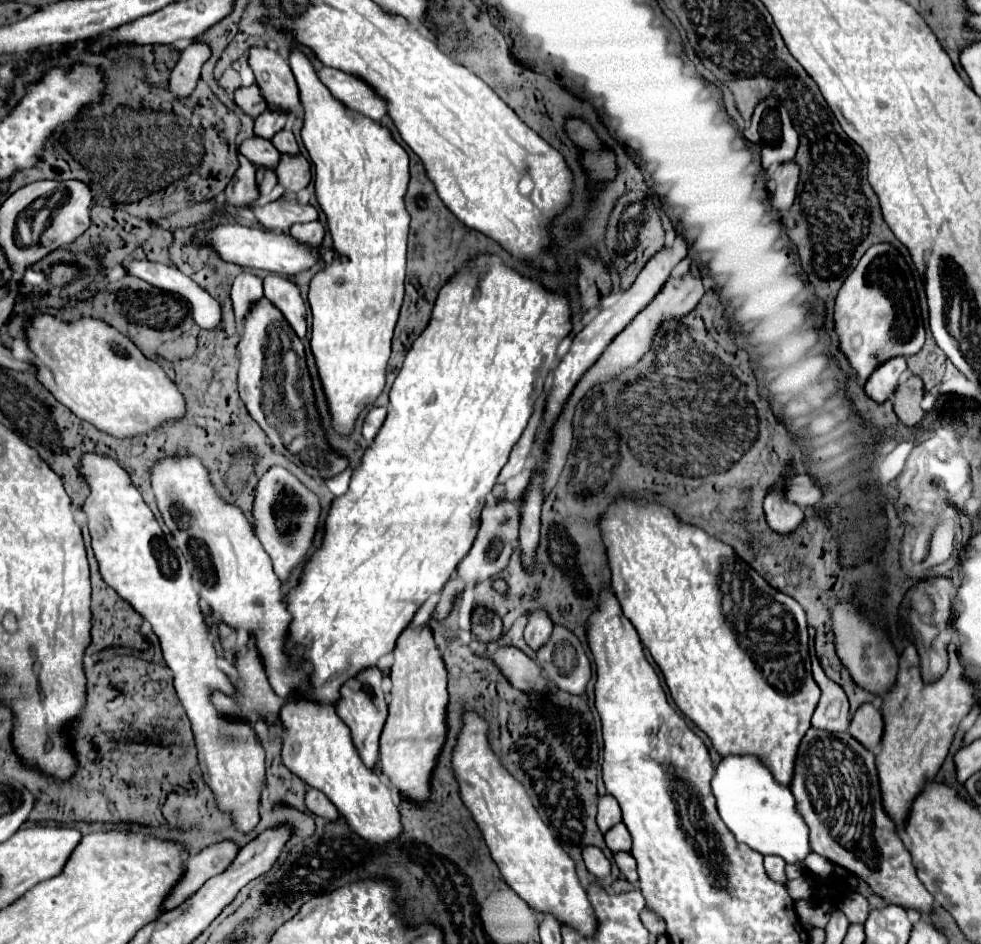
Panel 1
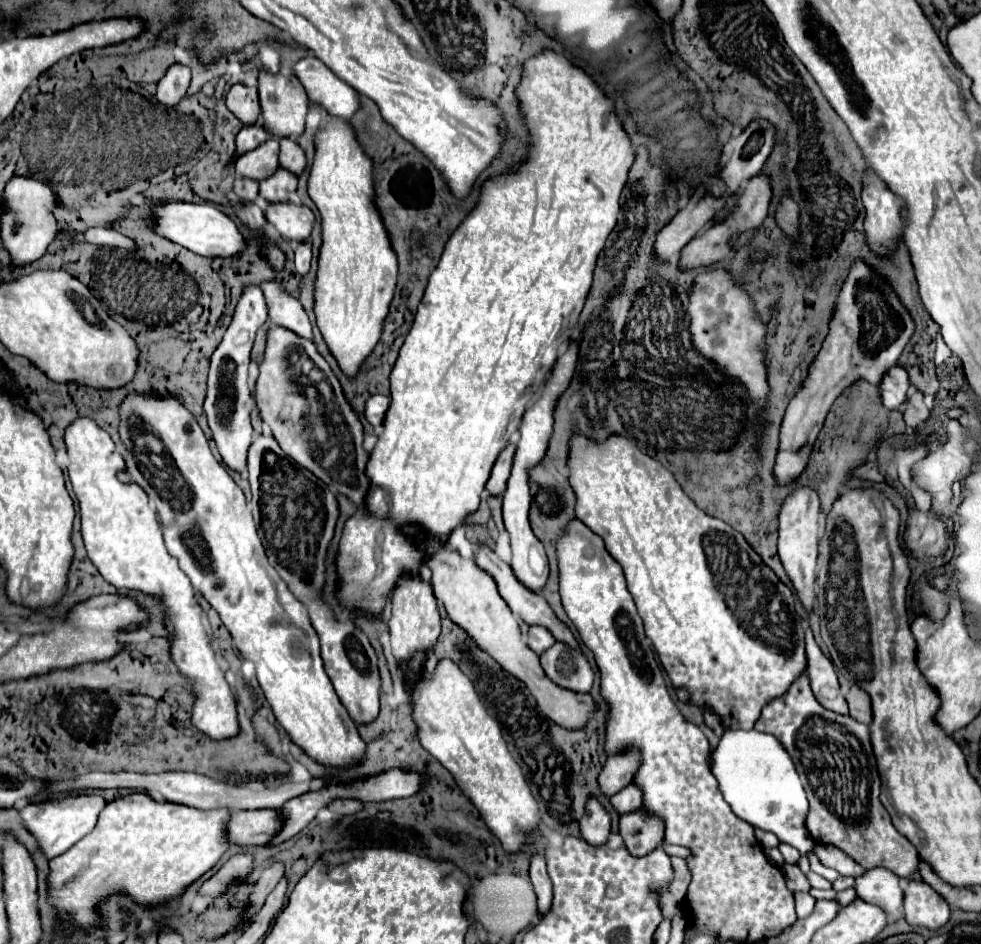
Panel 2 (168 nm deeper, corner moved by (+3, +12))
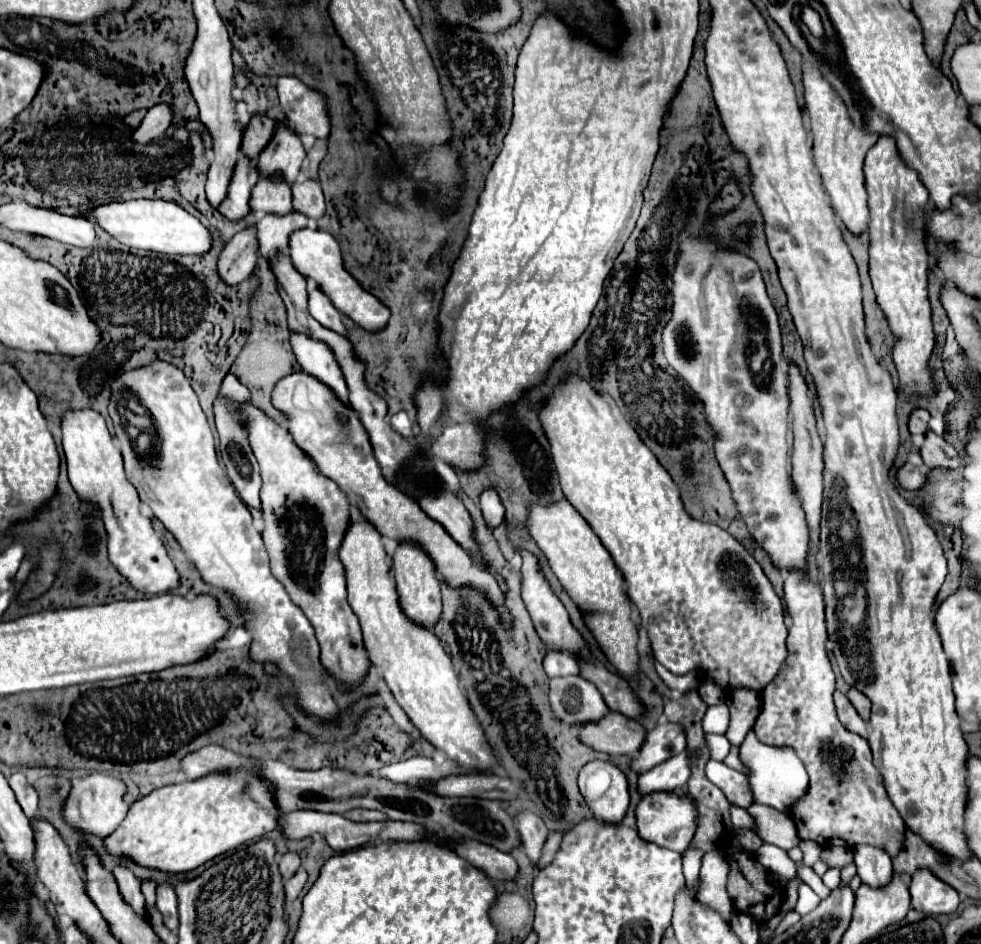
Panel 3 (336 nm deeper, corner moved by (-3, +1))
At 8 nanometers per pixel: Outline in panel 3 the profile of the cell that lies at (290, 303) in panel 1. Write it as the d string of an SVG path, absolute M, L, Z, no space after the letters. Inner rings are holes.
M292 333L290 341L292 341L294 355L296 355L300 367L304 369L304 373L308 373L314 379L318 379L320 383L324 383L328 389L334 391L334 395L344 405L348 405L346 381L334 361L334 355L330 353L330 347L326 343L314 341L314 339L300 335L300 333Z

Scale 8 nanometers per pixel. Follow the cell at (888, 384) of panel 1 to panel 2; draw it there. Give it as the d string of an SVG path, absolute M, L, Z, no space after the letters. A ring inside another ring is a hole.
M894 364L890 370L884 372L880 384L880 396L882 404L888 410L900 408L900 404L906 400L906 390L908 390L908 374L900 364Z

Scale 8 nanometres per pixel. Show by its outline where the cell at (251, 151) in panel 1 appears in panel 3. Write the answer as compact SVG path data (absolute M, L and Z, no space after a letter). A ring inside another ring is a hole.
M258 179L258 185L254 185L250 205L254 211L278 215L278 217L294 211L292 209L292 191L288 185L282 185L282 181Z

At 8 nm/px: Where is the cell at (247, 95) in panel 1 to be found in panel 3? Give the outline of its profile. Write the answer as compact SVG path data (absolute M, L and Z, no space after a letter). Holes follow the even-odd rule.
M254 115L244 131L244 139L242 139L242 153L248 159L256 159L262 149L270 143L270 139L274 137L276 131L276 121L268 119L266 115Z

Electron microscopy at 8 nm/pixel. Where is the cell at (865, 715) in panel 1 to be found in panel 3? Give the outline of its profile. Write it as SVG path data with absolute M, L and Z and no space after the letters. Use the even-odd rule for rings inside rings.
M852 687L846 695L848 695L850 703L858 709L860 717L862 717L864 721L868 721L868 719L870 719L870 699L868 699L864 693L860 693L858 689L854 689L854 687Z

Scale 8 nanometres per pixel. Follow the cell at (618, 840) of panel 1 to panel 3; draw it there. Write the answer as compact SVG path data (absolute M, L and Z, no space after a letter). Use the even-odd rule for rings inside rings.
M684 749L682 753L670 757L668 761L658 763L654 769L646 771L638 779L638 789L642 795L650 791L670 791L676 787L684 787L690 779L690 759L694 753L690 749Z

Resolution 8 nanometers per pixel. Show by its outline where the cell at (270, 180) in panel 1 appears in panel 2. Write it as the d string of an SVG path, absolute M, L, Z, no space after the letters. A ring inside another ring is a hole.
M238 176L234 182L234 194L240 200L254 200L254 198L258 198L258 182L252 178Z

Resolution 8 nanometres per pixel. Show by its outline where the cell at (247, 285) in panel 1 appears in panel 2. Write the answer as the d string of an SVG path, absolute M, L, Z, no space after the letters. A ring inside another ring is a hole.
M246 284L242 288L242 296L236 304L232 322L212 354L210 374L208 374L208 394L204 402L204 412L208 416L208 426L214 432L214 442L218 446L218 452L226 466L232 470L244 474L246 472L246 452L252 444L252 426L250 426L250 414L244 408L244 402L250 398L248 388L248 364L250 364L250 350L254 344L254 336L258 328L266 322L268 308L264 302L264 296L260 294L260 288L254 284Z

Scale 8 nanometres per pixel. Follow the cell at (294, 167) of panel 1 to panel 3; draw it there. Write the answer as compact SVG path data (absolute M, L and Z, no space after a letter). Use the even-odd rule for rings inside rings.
M288 213L286 217L262 217L256 223L256 237L258 237L258 249L264 259L272 259L274 253L286 253L288 251L288 239L290 233L308 227L308 219L300 213Z

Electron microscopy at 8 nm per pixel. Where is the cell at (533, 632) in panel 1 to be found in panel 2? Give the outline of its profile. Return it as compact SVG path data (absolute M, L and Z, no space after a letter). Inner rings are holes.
M530 626L530 630L528 630L528 646L530 646L536 654L540 654L540 652L544 652L548 646L552 646L554 640L556 640L556 638L552 638L552 634L548 632L548 628L544 628L544 626Z

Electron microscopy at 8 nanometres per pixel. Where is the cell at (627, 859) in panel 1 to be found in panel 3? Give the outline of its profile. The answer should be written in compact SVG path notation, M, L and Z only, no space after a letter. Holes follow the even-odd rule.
M662 791L662 793L648 793L642 797L640 805L636 807L636 827L644 841L652 841L660 847L684 853L694 837L696 823L698 823L698 807L690 793L674 793L674 791Z

